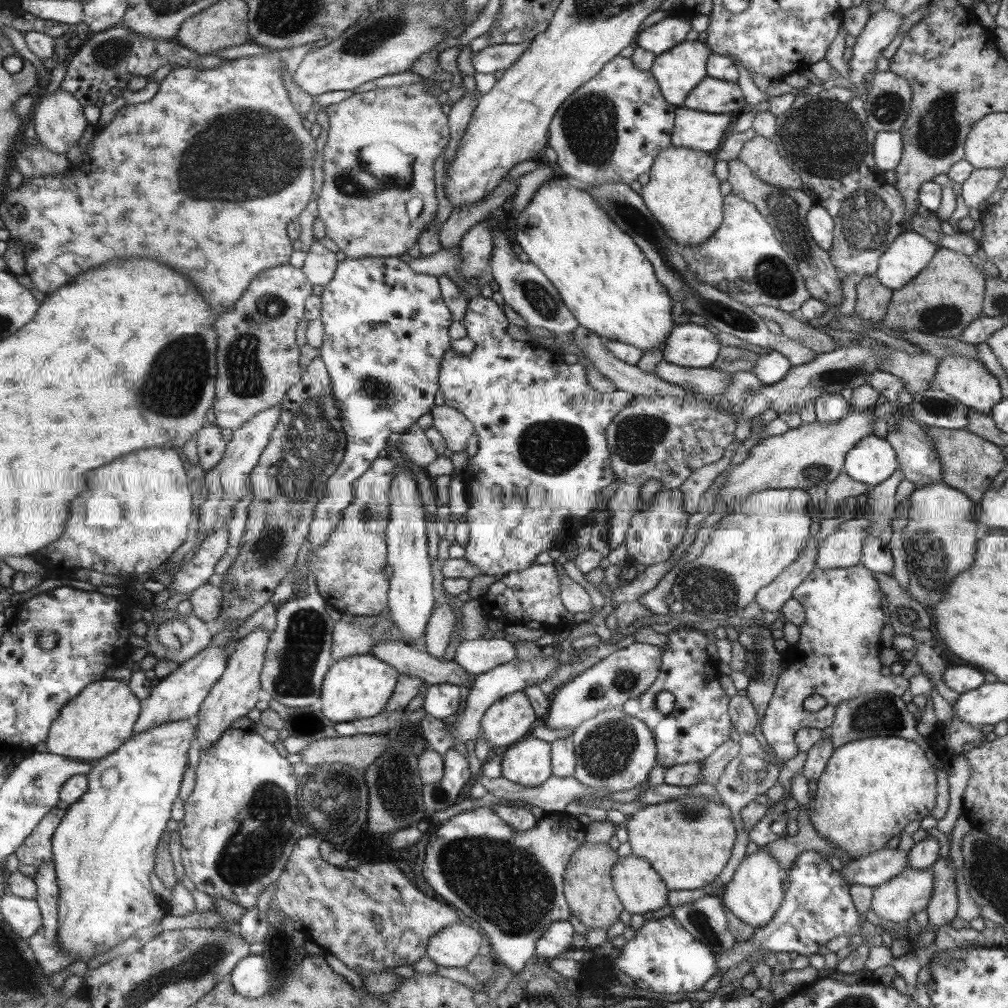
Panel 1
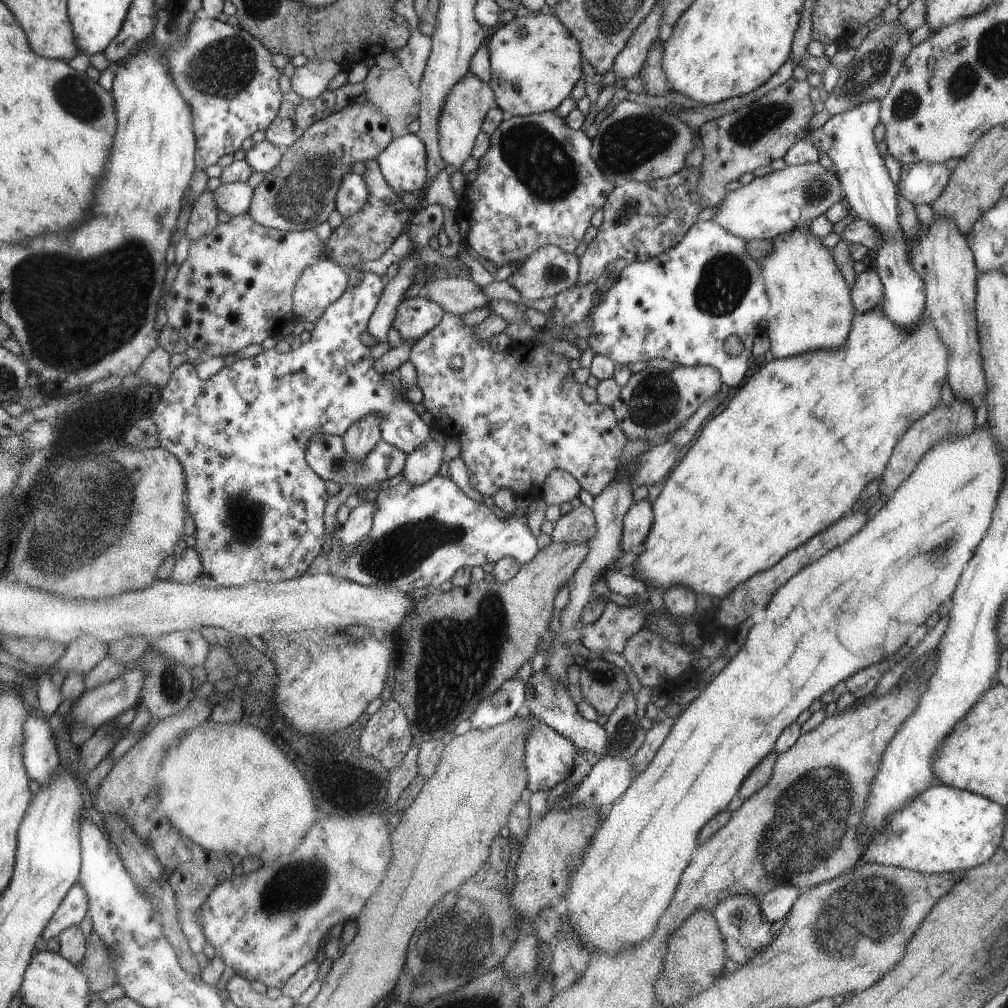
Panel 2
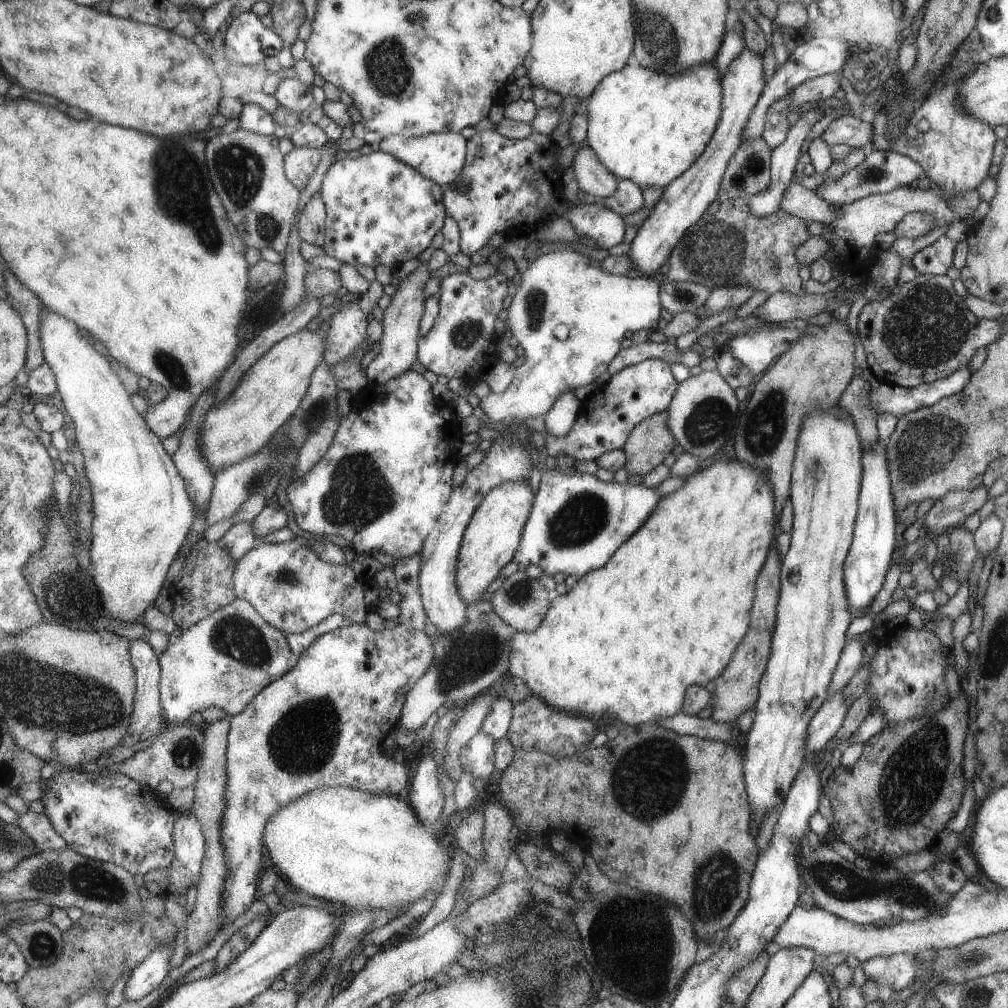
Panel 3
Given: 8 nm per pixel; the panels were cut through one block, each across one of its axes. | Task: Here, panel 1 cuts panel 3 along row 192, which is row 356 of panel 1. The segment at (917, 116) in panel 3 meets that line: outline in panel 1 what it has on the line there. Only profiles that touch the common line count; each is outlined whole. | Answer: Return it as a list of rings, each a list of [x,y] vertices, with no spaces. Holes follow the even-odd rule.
[[[958,354],[940,359],[933,383],[936,388],[941,389],[957,402],[984,413],[989,413],[995,404],[1001,402],[1003,398],[997,379],[985,372],[985,366],[979,360]]]

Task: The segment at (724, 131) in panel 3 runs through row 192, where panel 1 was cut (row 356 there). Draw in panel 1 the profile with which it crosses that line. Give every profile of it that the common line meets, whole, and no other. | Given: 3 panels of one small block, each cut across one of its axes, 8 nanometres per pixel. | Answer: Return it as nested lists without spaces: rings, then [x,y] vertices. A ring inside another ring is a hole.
[[[675,324],[662,346],[662,359],[683,368],[707,368],[719,347],[714,334],[704,325]]]

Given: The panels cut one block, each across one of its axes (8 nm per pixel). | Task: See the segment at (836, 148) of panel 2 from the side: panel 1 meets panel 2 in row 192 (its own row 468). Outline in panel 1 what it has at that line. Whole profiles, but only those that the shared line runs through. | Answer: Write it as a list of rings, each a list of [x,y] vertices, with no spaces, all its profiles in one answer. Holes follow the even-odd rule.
[[[876,435],[864,436],[846,452],[841,472],[874,487],[893,474],[898,466],[894,448]]]

